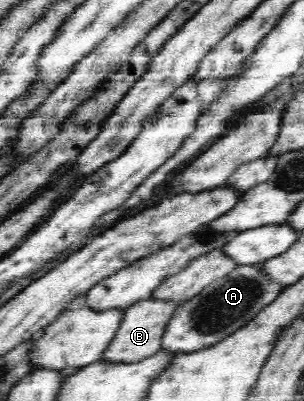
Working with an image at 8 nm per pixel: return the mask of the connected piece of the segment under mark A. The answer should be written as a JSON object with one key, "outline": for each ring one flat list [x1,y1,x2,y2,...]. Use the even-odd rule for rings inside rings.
{"outline":[[257,265,237,266,227,276,218,278,199,294,192,296,191,300,176,306,164,329,162,349,173,354,189,353,217,344,248,324,284,288,285,285,269,279]]}

